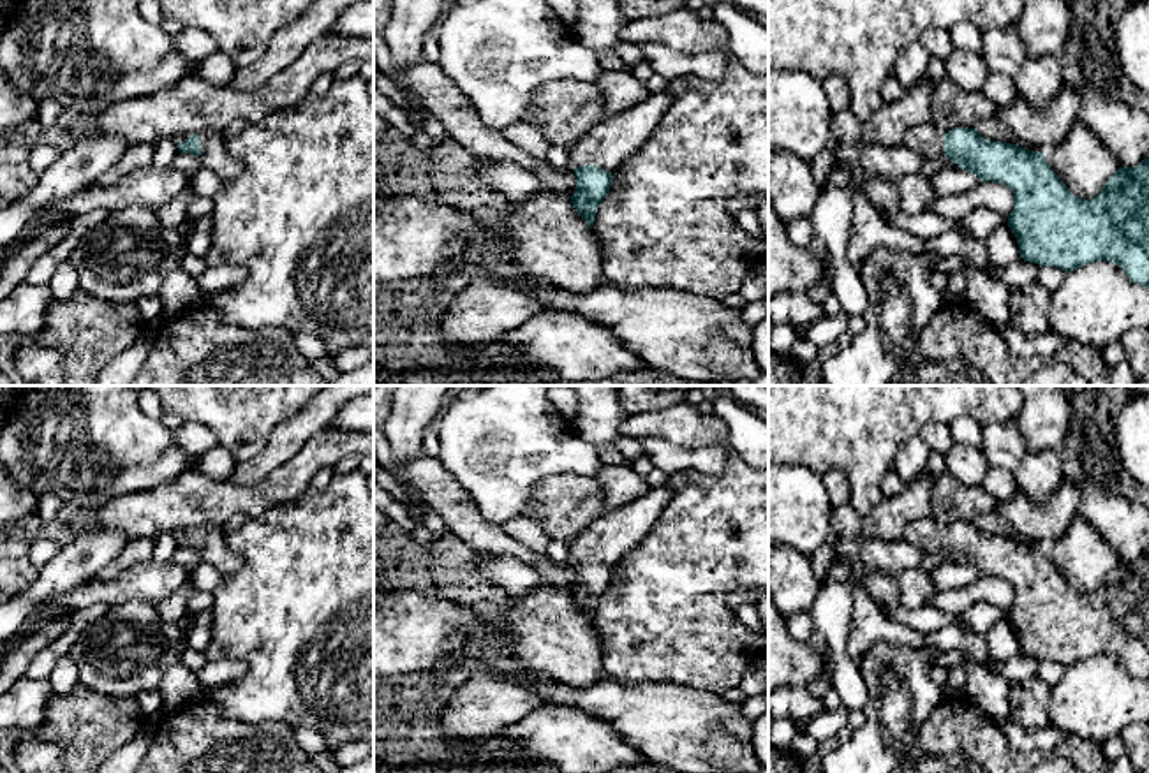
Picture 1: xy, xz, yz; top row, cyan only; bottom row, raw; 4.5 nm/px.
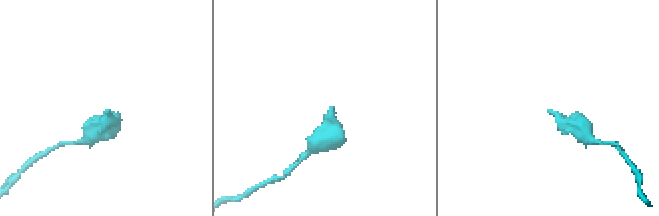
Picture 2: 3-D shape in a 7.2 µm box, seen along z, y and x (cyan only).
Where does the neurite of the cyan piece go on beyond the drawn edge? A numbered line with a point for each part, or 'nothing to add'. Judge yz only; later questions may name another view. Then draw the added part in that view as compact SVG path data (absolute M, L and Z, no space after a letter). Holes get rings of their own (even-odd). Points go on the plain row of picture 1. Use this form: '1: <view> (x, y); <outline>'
1: yz (926, 534); M932 518L911 521L902 530L902 539L929 555L941 555L959 562L945 549L945 526Z

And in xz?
1: xz (608, 539); M670 482L592 521L571 544L571 560L615 567L652 532L671 497Z

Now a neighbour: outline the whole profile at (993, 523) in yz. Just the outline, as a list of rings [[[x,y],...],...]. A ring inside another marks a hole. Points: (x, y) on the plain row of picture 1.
[[[997,511],[978,516],[975,523],[989,535],[1017,539],[1006,519]]]

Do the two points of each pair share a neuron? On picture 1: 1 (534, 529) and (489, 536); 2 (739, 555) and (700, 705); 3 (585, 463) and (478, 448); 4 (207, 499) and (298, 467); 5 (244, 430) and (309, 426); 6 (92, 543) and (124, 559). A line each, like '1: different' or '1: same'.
1: different
2: different
3: same
4: same
5: different
6: different

